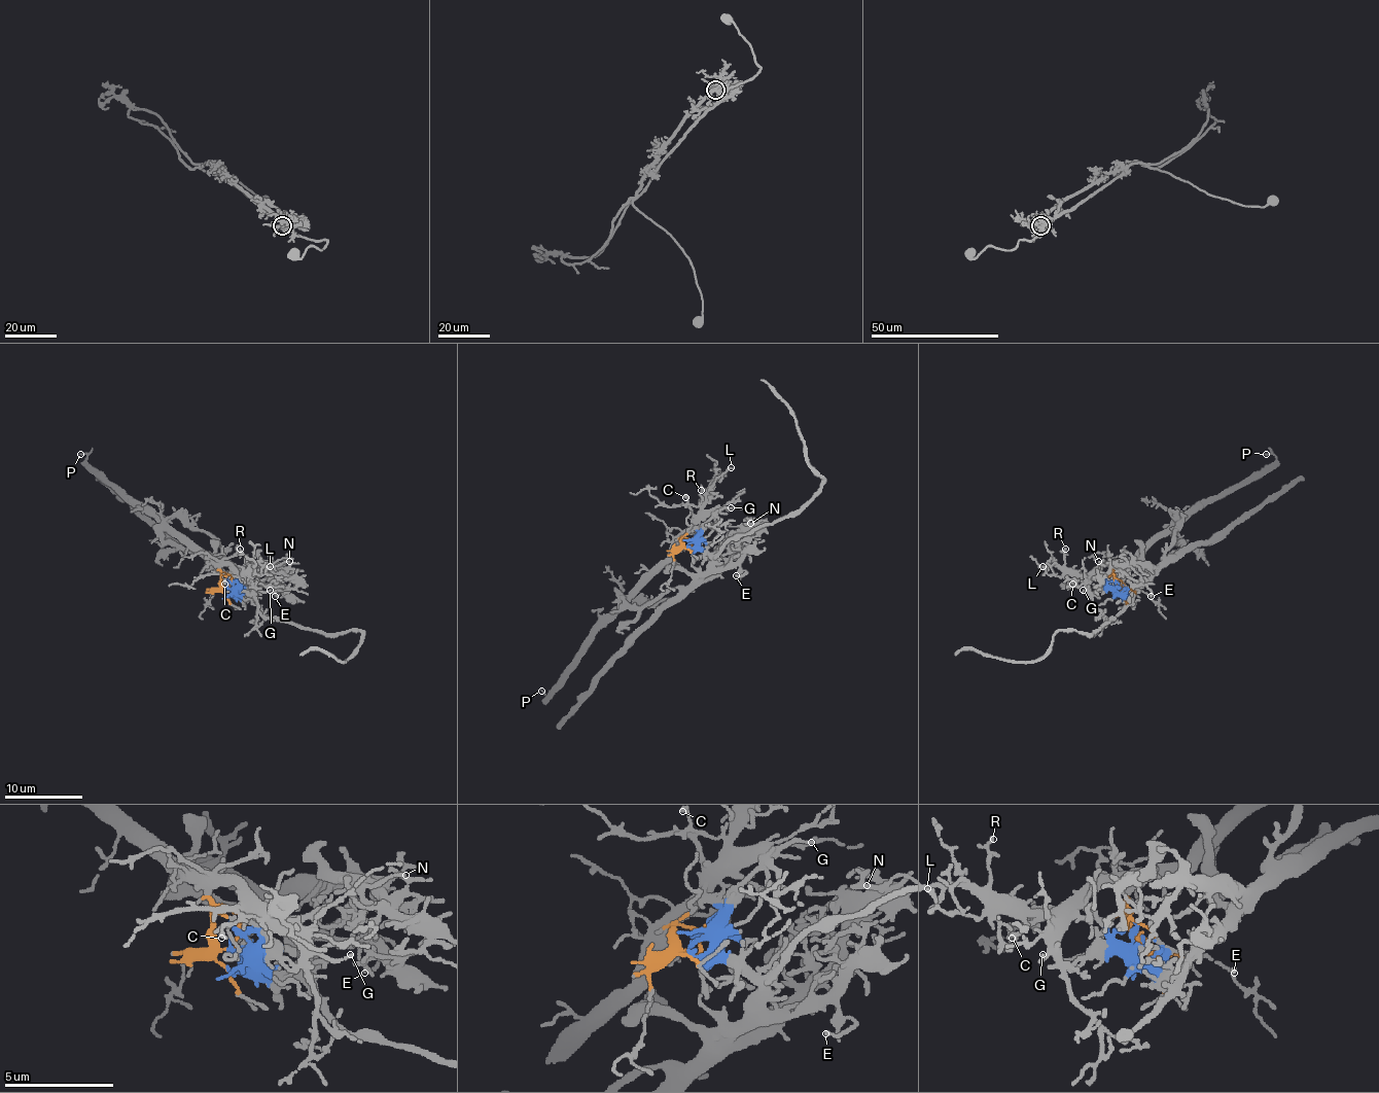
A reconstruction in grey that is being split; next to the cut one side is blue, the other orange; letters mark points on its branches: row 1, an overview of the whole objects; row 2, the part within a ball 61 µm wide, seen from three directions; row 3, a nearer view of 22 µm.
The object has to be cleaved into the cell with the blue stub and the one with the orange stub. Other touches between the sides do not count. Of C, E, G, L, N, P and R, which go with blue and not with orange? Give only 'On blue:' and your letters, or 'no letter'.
On blue: E, N

